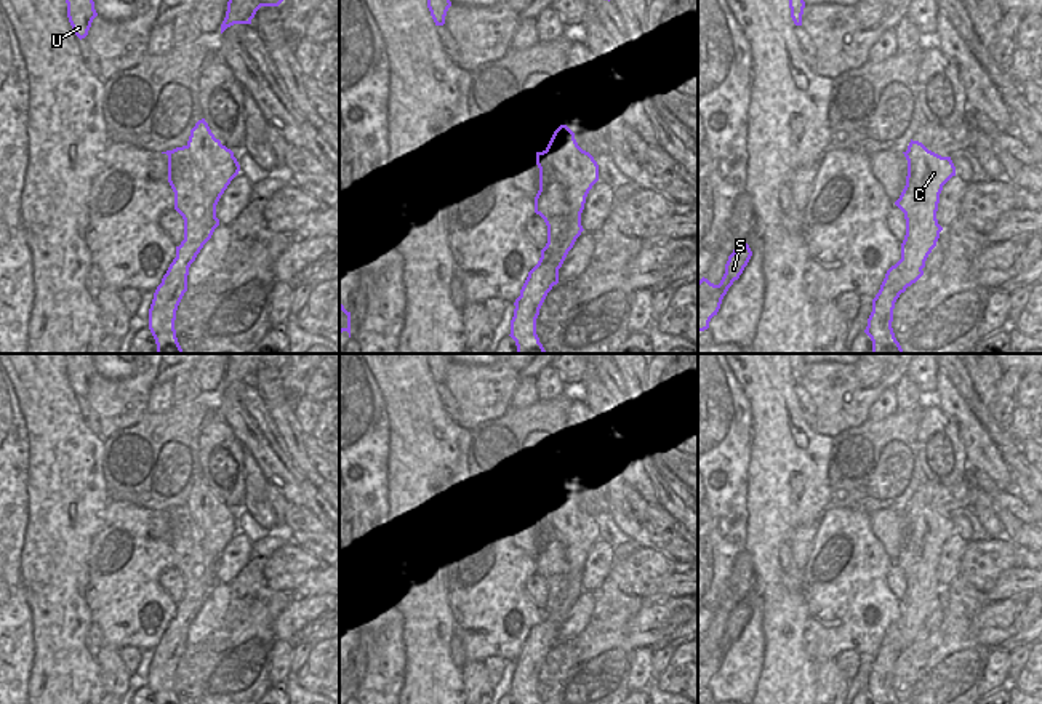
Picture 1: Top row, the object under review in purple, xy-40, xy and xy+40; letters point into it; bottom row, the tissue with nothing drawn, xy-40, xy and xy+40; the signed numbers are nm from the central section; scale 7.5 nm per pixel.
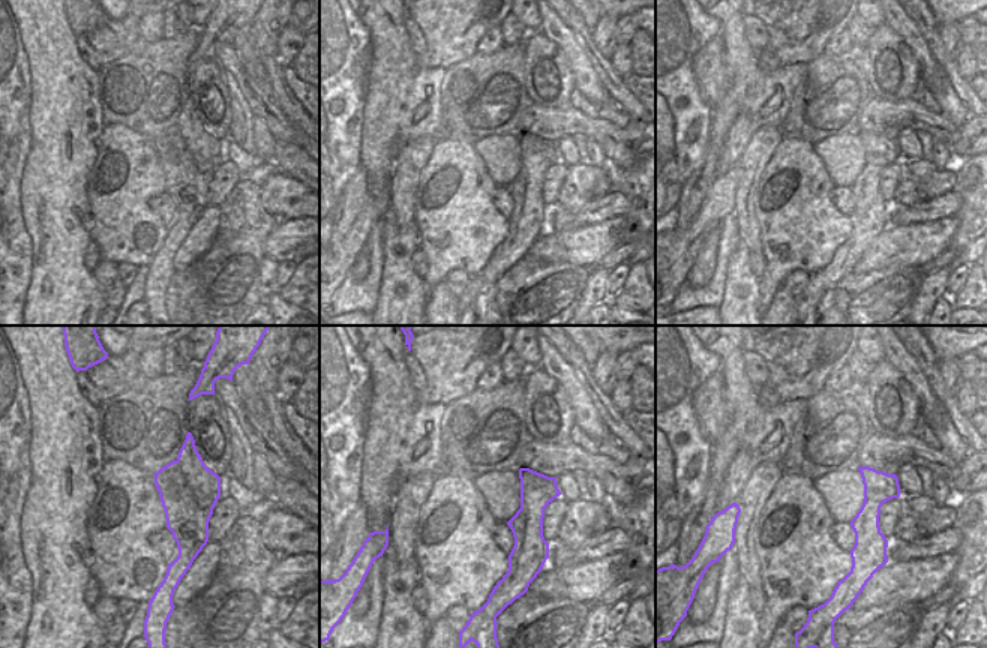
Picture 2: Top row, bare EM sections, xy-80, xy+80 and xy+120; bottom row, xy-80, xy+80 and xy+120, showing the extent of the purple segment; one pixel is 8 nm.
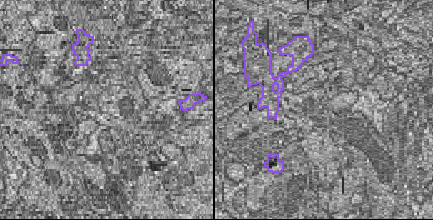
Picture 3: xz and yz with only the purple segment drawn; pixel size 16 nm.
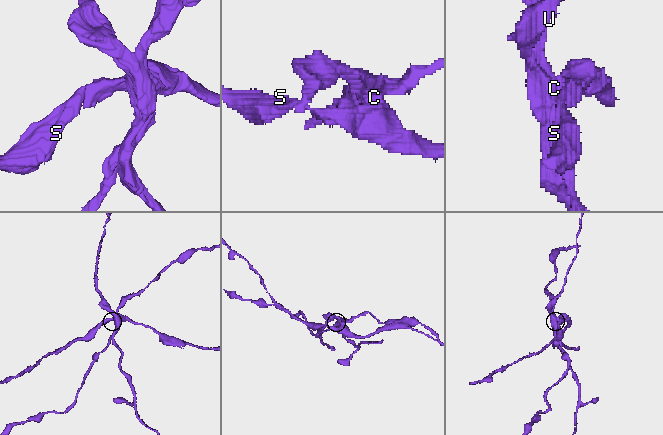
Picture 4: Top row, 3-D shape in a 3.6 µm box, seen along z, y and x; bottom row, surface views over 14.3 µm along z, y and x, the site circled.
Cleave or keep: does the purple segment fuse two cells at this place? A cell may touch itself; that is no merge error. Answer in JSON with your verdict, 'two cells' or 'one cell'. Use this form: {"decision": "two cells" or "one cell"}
{"decision": "two cells"}

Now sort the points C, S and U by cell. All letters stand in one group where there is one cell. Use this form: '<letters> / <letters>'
C S / U

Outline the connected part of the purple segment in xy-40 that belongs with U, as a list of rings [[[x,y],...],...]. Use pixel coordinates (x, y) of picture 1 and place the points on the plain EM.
[[[66,354],[66,362],[72,389],[82,398],[88,394],[91,381],[98,374],[93,354]]]

